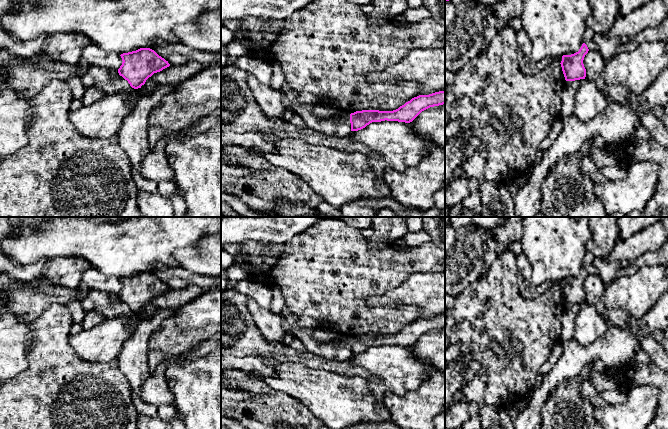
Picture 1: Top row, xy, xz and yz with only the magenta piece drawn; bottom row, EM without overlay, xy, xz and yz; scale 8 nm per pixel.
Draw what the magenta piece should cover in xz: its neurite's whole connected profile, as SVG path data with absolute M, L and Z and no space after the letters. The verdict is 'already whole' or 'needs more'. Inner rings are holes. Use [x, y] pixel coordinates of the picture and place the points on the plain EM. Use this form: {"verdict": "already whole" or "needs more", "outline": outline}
{"verdict": "already whole", "outline": "M445 315L419 319L393 335L362 334L350 338L351 355L365 352L372 346L398 345L410 347L422 335L445 328Z"}

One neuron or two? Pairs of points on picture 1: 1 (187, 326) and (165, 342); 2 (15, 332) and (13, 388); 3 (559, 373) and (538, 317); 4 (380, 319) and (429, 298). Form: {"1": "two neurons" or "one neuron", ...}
{"1": "one neuron", "2": "two neurons", "3": "two neurons", "4": "two neurons"}

